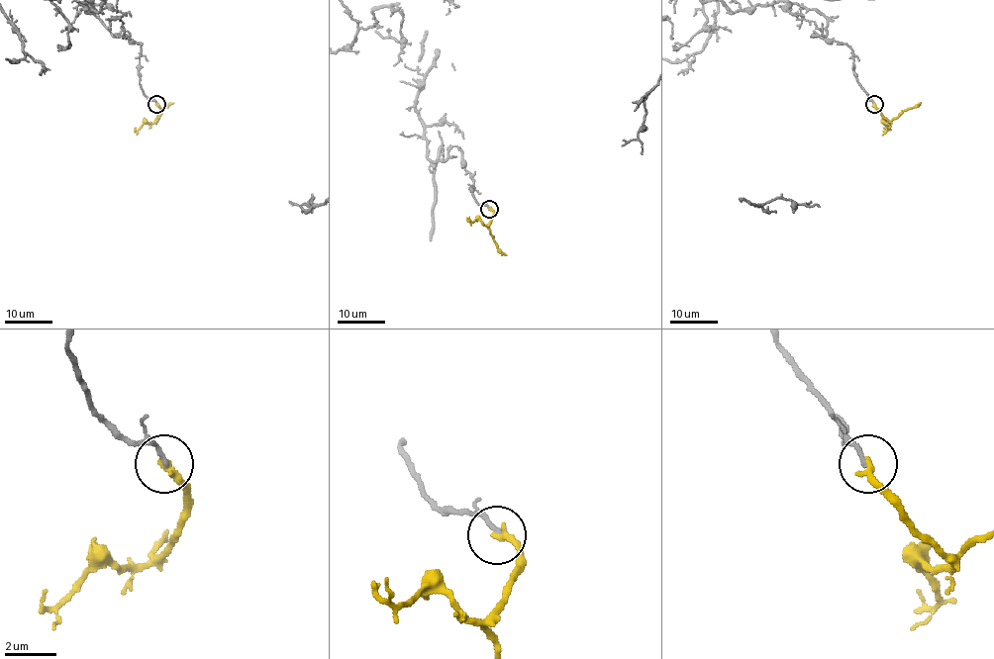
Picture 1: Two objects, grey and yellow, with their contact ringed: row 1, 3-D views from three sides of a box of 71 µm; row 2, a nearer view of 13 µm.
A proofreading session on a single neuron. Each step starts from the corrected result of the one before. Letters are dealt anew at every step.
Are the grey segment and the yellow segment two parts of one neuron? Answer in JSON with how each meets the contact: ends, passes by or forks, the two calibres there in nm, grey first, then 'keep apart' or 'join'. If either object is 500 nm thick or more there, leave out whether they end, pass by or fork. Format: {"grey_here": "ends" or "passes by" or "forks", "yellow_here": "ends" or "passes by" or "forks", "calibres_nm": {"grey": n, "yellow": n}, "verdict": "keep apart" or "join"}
{"grey_here": "ends", "yellow_here": "ends", "calibres_nm": {"grey": 170, "yellow": 300}, "verdict": "keep apart"}

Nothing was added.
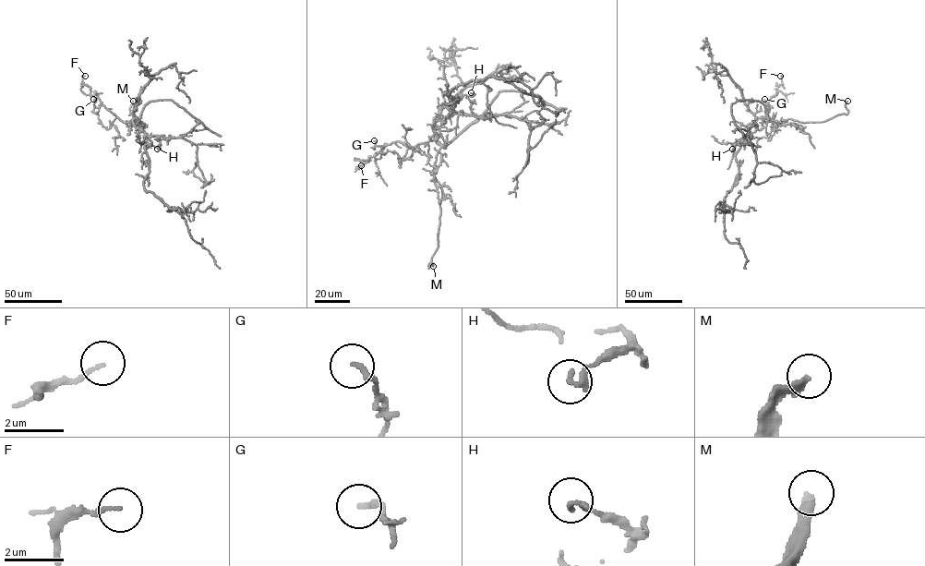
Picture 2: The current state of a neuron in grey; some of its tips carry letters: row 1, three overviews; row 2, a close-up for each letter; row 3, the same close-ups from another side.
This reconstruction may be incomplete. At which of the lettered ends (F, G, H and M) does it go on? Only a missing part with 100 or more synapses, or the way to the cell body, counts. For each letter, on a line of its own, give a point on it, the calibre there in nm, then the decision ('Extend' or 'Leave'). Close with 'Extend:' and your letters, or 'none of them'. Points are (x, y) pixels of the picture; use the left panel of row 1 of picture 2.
F: Place: (85, 76). Thickness 110 nm. Leave
G: Place: (93, 99). Thickness 200 nm. Leave
H: Place: (157, 149). Thickness 200 nm. Leave
M: Place: (133, 101). Thickness 320 nm. Extend
Extend: M

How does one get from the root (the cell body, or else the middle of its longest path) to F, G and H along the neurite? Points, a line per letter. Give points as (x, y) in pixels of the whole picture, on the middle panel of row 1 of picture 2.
F: (450, 108), (450, 115), (435, 123), (433, 139), (411, 147), (399, 141), (392, 142), (355, 167), (361, 165)
G: (450, 108), (450, 115), (435, 123), (433, 139), (411, 147), (395, 141), (374, 150), (374, 140)
H: (450, 108), (462, 95), (473, 96), (471, 92)

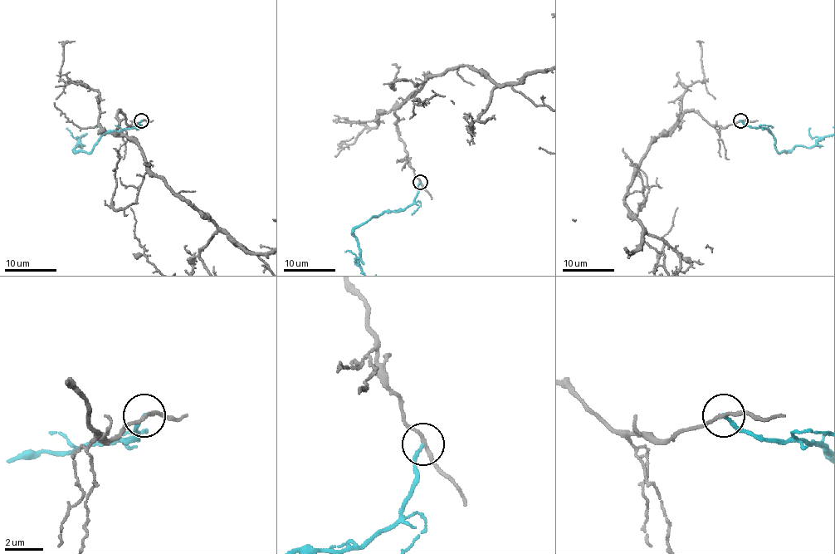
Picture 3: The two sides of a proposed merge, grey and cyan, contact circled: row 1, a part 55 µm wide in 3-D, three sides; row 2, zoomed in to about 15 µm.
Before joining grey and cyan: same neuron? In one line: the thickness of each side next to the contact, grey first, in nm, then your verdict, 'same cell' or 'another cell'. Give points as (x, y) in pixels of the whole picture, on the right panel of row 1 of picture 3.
180/180 nm | another cell

